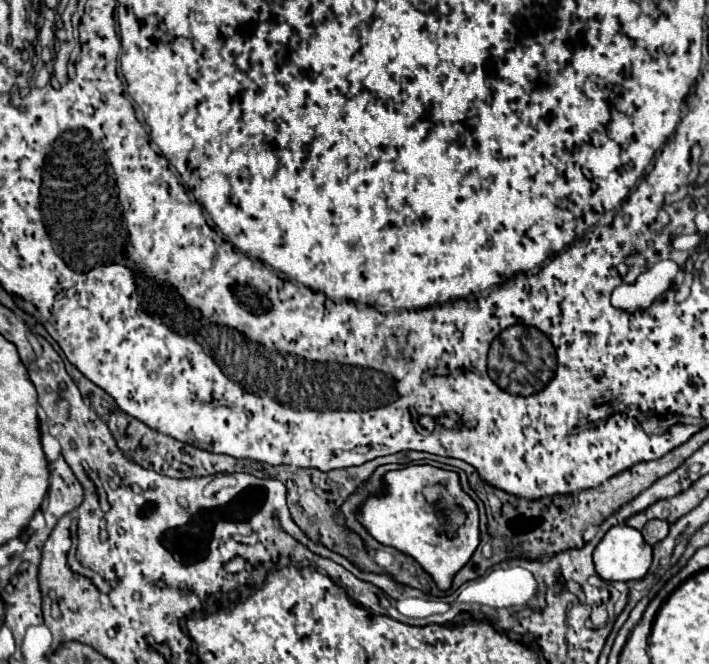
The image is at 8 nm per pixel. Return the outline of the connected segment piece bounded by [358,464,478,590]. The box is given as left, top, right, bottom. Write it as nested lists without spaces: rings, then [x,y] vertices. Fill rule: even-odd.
[[[412,464],[412,466],[408,466],[408,468],[402,468],[402,470],[396,470],[396,472],[388,472],[384,480],[386,480],[386,484],[388,484],[388,494],[386,494],[386,496],[372,496],[372,498],[368,498],[368,500],[366,500],[366,506],[364,506],[364,508],[360,510],[360,514],[358,514],[360,522],[366,526],[366,530],[368,530],[378,542],[382,542],[382,544],[386,544],[386,546],[394,546],[394,548],[398,548],[400,552],[404,552],[404,554],[412,556],[414,560],[418,560],[418,562],[422,564],[422,568],[434,578],[434,582],[438,584],[438,588],[440,588],[440,590],[448,590],[454,574],[470,560],[470,556],[474,554],[474,550],[476,550],[476,546],[478,546],[478,508],[476,508],[474,500],[472,500],[468,494],[462,492],[456,472],[440,470],[440,468],[434,468],[434,466],[418,466],[418,464]],[[436,484],[446,486],[448,494],[452,496],[452,506],[454,506],[460,514],[466,514],[464,520],[462,520],[462,524],[460,524],[458,528],[446,530],[446,518],[444,518],[444,514],[450,516],[450,510],[446,508],[446,504],[444,504],[442,500],[438,500],[438,504],[440,504],[440,506],[438,506],[436,502],[428,502],[428,500],[424,498],[424,492],[422,492],[422,490],[424,490],[426,486],[436,486]]]

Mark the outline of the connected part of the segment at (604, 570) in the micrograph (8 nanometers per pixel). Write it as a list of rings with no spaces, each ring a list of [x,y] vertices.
[[[616,524],[604,534],[600,544],[594,548],[594,566],[596,574],[604,580],[622,580],[622,582],[642,580],[652,566],[652,546],[644,542],[642,534],[636,528]]]

